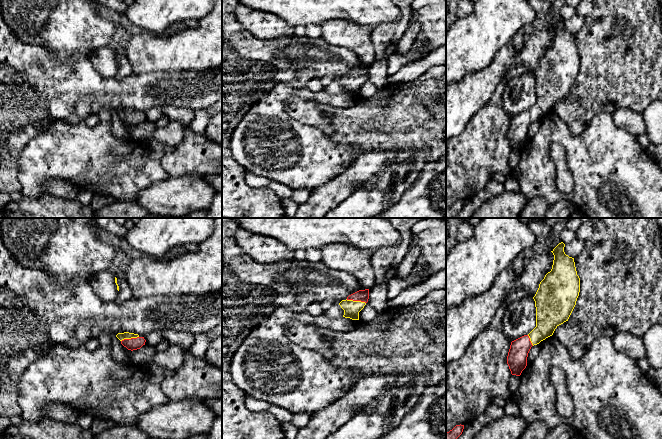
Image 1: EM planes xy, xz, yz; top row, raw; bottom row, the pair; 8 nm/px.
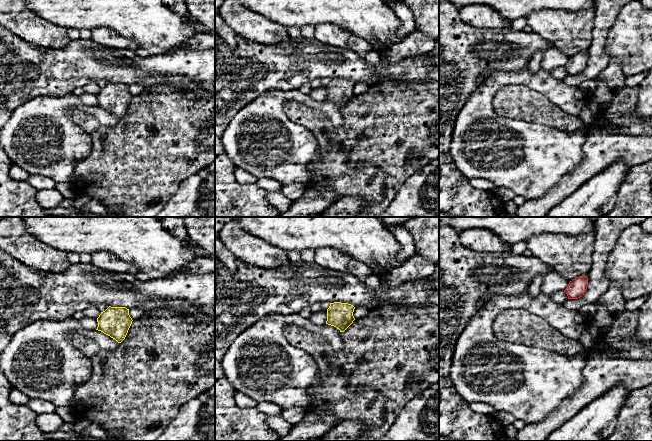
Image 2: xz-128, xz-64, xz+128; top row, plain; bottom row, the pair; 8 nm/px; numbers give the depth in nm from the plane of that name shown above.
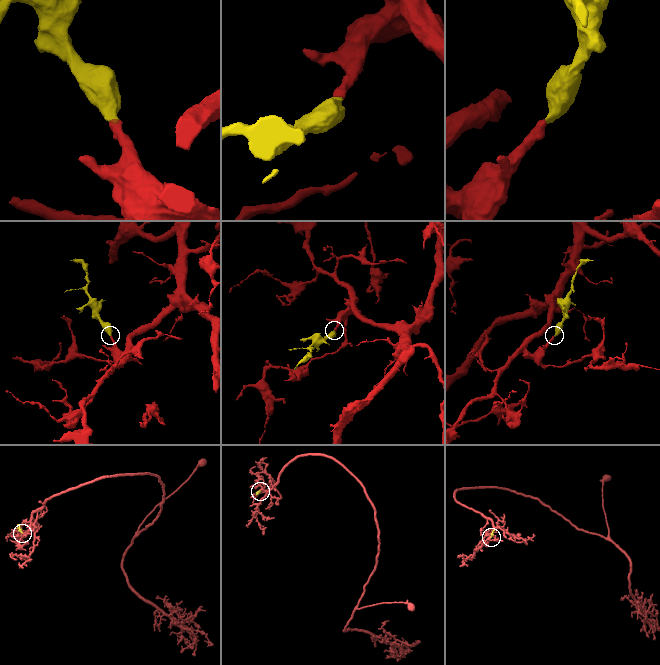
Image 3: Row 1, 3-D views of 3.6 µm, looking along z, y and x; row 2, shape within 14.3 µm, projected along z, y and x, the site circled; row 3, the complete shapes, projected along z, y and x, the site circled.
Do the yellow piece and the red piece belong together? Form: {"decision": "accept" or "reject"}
{"decision": "accept"}

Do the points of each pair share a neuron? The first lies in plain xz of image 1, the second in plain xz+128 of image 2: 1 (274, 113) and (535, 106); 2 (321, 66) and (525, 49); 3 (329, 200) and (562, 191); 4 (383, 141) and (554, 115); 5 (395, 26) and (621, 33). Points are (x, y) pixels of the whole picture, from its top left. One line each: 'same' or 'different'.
1: different
2: same
3: same
4: same
5: different

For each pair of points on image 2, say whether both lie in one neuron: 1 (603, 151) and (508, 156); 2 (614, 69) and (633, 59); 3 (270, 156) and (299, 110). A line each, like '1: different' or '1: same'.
1: different
2: different
3: different

